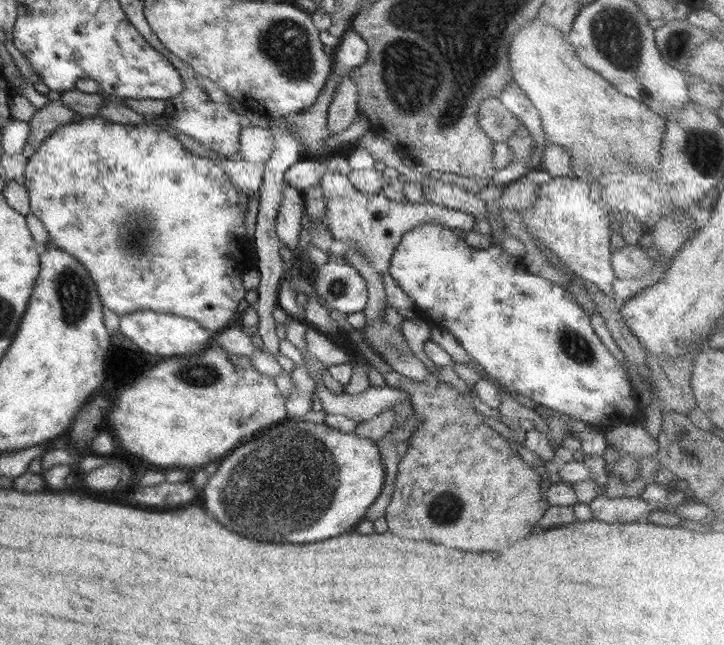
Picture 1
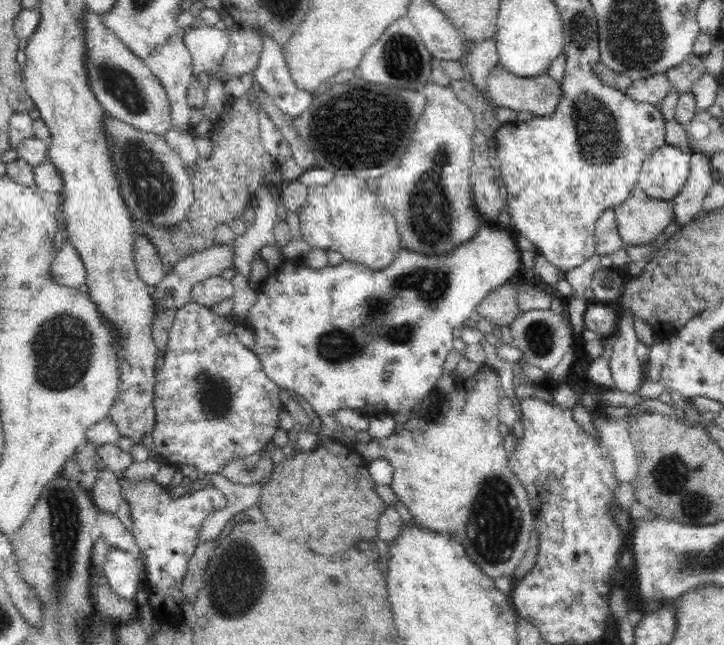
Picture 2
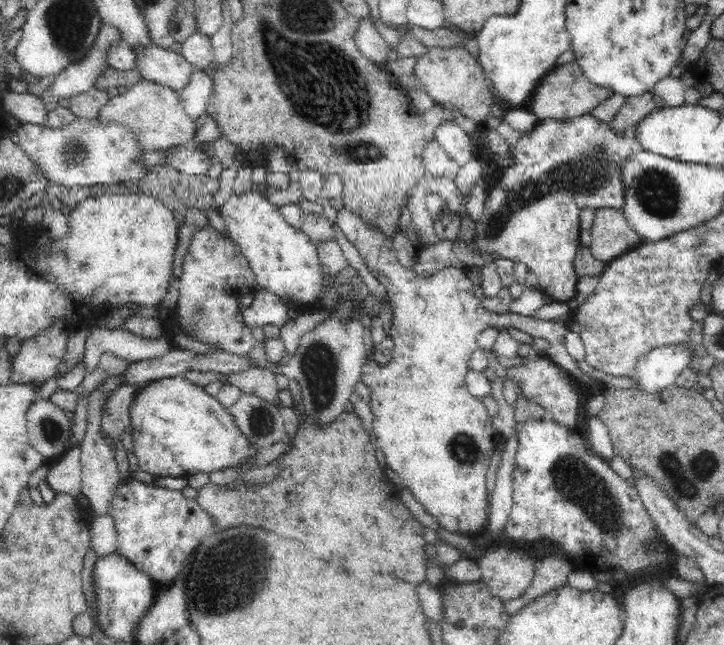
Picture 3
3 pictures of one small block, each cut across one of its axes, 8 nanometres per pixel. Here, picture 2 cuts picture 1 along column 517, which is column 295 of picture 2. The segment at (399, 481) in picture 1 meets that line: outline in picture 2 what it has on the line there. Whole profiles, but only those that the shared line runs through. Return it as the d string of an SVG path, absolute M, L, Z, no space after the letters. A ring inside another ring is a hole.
M335 440L318 442L309 451L298 449L293 455L284 457L273 468L270 480L263 485L259 497L259 508L266 516L268 526L284 540L296 540L314 554L334 554L356 548L358 542L376 540L376 521L387 504L376 493L375 482L368 472L367 460L351 446Z

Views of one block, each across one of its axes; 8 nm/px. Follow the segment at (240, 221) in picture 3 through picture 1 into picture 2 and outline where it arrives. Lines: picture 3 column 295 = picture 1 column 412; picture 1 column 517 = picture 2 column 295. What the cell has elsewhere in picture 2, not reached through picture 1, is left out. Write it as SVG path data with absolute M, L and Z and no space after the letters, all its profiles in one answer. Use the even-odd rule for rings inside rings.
M485 224L480 226L478 232L470 240L451 250L451 253L424 255L401 247L394 262L383 270L370 270L368 266L348 261L342 261L342 264L337 266L329 264L328 268L324 268L324 270L313 270L307 266L304 260L286 259L271 272L270 283L267 287L259 290L258 302L246 314L244 322L250 326L250 329L254 332L254 337L257 339L254 348L251 350L256 353L266 375L280 387L280 390L286 390L289 393L294 392L312 405L320 428L316 433L319 442L326 439L335 440L332 433L338 422L336 422L333 414L340 409L360 409L369 416L374 414L394 416L415 409L419 401L427 398L437 390L436 384L443 376L444 361L448 356L448 352L453 348L454 328L464 326L466 320L475 316L476 308L478 308L480 302L488 294L491 294L492 290L503 288L510 278L520 270L522 266L520 253L516 241L510 237L507 231L493 229Z

